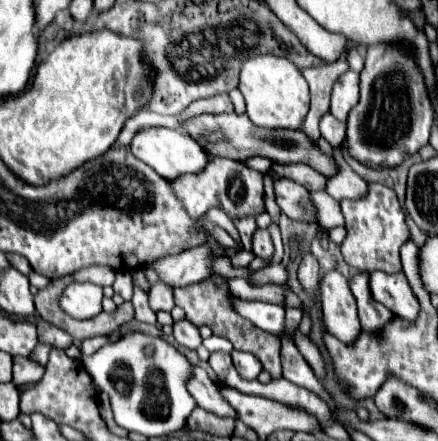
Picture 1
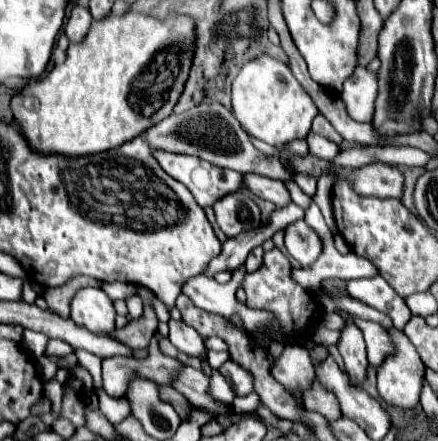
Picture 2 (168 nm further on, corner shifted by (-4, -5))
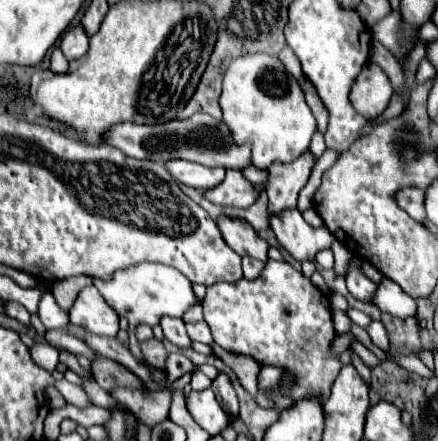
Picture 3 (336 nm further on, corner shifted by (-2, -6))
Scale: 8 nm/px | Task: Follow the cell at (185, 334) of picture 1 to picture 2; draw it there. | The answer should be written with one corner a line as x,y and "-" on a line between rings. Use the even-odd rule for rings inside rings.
170,319
168,325
170,325
168,339
172,341
174,347
178,347
186,355
196,355
196,357
204,355
204,339
190,325
174,319

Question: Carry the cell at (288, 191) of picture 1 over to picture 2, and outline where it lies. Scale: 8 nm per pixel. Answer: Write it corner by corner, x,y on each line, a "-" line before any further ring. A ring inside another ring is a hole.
244,173
242,185
244,185
244,189
252,191
256,197
272,201
276,207
282,207
290,201
290,195
288,195
282,181
268,179
268,177
262,177
262,175
256,175
256,173

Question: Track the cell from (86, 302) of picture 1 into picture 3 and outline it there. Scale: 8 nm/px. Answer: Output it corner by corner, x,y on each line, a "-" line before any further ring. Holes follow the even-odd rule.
94,286
80,290
68,314
72,324
84,326
92,334
116,336
118,332
118,314
106,304
106,300
98,294
98,290
94,290

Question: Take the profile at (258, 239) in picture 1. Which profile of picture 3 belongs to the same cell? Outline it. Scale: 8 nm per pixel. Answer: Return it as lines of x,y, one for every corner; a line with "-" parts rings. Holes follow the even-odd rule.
268,260
262,274
256,280
242,278
238,282
214,284
208,288
202,308
204,308
204,320
208,322
214,342
218,346
222,346
224,350
232,350
236,354
252,356
258,364
276,364
284,372
296,374
298,382
290,390
290,396
294,400
312,396
312,398
322,398
324,402
330,396
334,378
342,368
340,360
330,354
330,342
336,336
332,324
330,300
310,280
306,280
304,274
298,272
294,266
290,266
288,262

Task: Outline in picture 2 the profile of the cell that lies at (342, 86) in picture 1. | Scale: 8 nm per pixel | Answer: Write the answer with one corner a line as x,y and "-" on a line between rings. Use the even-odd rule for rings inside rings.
358,67
352,77
344,81
344,89
340,99
344,101
348,115
354,121
372,121
374,113
374,101
376,101
378,85
376,85
376,73
368,71
366,67

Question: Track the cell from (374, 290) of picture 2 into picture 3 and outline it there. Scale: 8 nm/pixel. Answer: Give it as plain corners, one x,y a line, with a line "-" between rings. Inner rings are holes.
356,264
350,268
350,274
346,274
346,286
348,286
348,292
350,292
354,298
358,298
358,300
362,300
362,302
368,302
368,304
372,304
372,298
374,298
376,288
378,288
374,282
370,282
370,278
366,278
366,276
356,268

